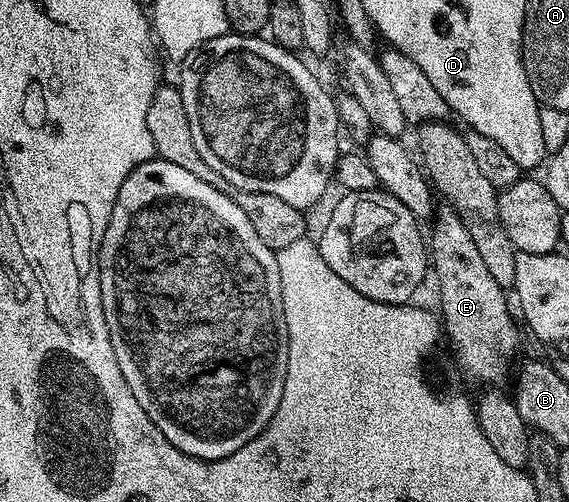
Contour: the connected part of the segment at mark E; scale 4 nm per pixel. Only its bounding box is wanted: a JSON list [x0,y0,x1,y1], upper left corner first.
[428,205,519,384]

